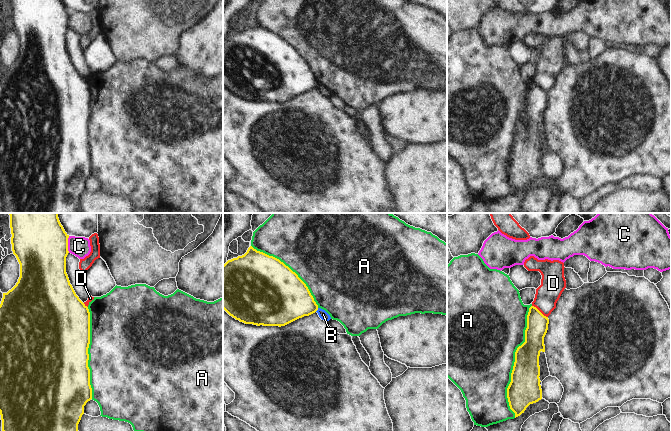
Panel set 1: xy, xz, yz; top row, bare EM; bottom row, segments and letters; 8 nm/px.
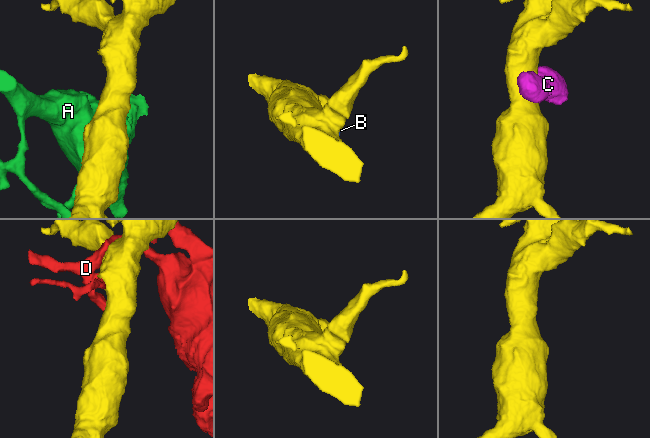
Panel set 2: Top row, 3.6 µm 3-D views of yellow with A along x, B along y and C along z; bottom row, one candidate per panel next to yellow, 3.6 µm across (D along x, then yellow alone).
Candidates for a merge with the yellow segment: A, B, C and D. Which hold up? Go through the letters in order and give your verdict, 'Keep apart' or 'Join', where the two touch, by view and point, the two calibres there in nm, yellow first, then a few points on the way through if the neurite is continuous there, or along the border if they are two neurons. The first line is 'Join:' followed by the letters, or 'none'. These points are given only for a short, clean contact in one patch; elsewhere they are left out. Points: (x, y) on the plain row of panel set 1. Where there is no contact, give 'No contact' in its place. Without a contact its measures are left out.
Join: none
A: Keep apart. Touches yellow at yz (515, 137). Thickness 260 nm (yellow) against 480 nm
B: Keep apart. Touches yellow at xz (316, 86). Thickness 360 nm (yellow) against 70 nm. Boundary: xz (318, 84), (315, 87)
C: Keep apart. Touches yellow at xy (67, 20). Thickness 420 nm (yellow) against 160 nm. Boundary: xy (69, 12), (68, 28)
D: Keep apart. Touches yellow at yz (539, 87). Thickness 180 nm (yellow) against 190 nm.

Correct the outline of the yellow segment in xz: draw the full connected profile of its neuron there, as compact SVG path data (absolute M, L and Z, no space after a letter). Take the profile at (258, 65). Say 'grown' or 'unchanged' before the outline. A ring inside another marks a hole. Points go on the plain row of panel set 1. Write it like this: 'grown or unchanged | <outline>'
unchanged | M250 22L247 28L228 36L223 41L223 85L233 94L245 100L263 102L285 102L318 86L306 60L279 35L257 27Z

